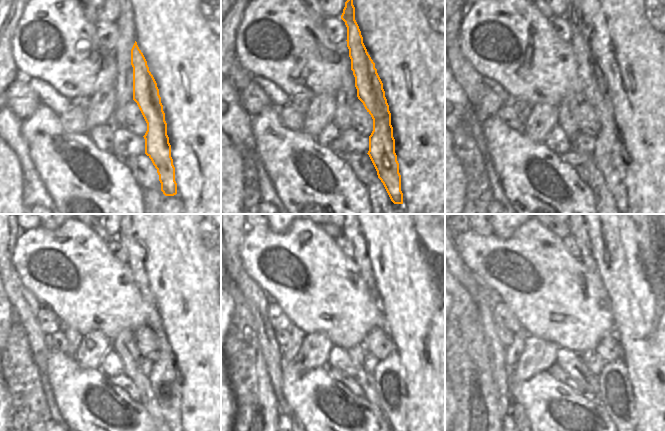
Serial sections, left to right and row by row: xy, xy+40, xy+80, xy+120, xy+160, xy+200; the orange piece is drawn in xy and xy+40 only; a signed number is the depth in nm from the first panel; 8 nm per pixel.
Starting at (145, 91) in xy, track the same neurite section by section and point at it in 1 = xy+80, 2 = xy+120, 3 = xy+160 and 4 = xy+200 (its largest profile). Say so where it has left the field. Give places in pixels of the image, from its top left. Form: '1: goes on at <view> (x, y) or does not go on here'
1: goes on at xy+80 (607, 157)
2: goes on at xy+120 (163, 379)
3: goes on at xy+160 (389, 376)
4: goes on at xy+200 (615, 389)

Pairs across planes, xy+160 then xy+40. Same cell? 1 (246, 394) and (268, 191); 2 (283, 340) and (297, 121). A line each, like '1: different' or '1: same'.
1: different
2: same

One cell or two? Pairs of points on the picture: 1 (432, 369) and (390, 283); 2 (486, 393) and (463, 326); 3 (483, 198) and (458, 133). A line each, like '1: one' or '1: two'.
1: one
2: one
3: one

